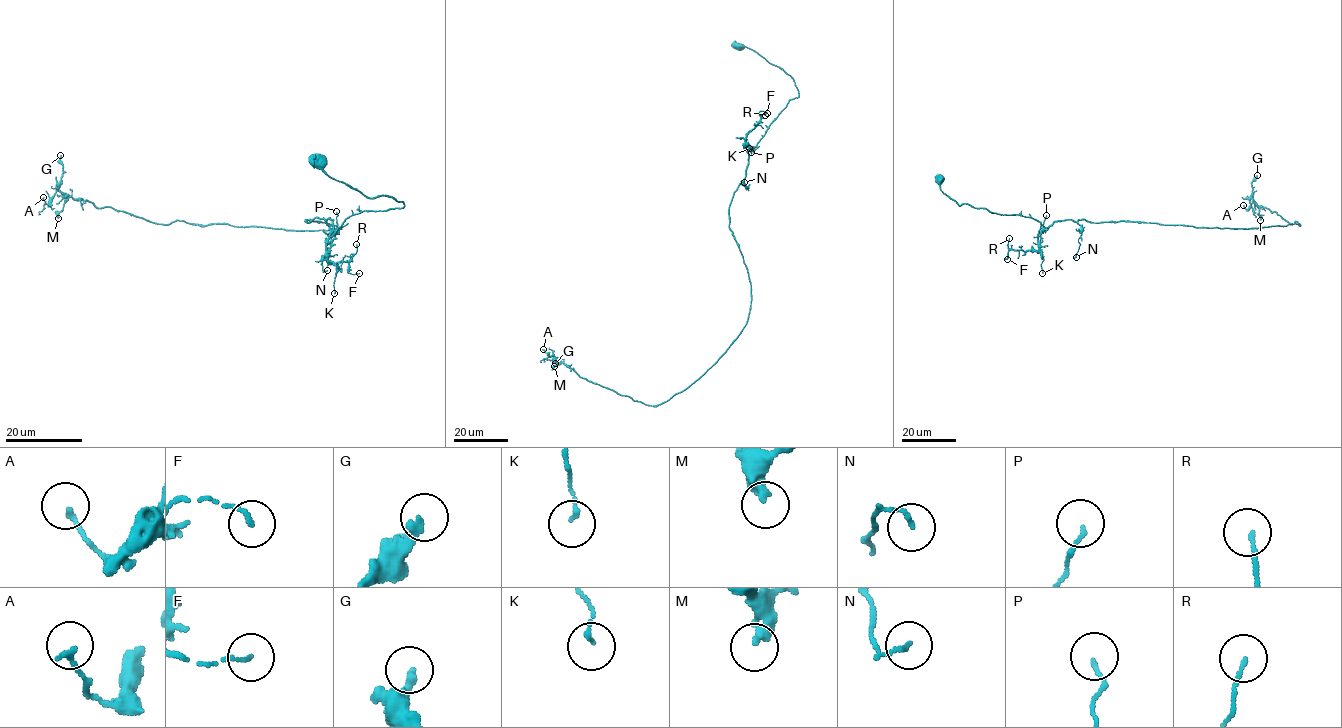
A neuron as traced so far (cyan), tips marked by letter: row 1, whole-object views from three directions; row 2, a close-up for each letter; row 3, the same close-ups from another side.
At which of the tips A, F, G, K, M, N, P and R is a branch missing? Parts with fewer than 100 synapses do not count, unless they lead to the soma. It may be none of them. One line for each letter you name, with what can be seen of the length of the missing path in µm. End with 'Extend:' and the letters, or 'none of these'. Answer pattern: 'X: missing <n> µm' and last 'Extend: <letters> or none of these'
Extend: none of these

